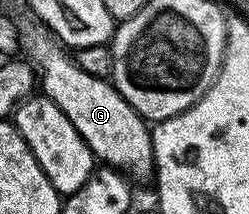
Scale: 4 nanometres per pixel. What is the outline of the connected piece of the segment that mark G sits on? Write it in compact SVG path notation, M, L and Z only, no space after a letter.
M35 27L25 31L21 47L24 52L27 50L26 58L41 76L42 94L52 99L61 113L73 121L73 129L81 133L100 164L114 167L128 177L136 175L143 179L147 175L148 178L155 170L155 154L151 144L151 127L143 116L119 96L119 92L107 79L98 79L85 73L85 69L81 69L72 56L70 59L67 56L70 54L50 34Z

